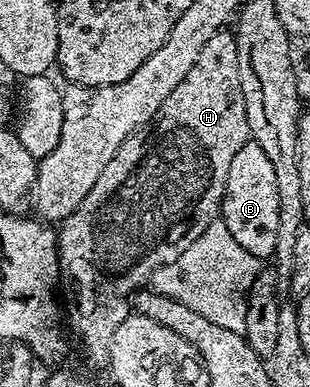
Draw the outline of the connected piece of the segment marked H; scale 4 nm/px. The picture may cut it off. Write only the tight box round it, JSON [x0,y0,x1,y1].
[56,31,250,358]

